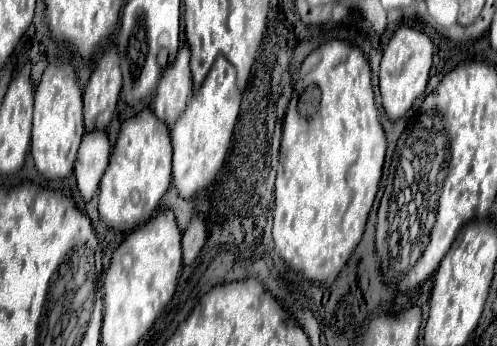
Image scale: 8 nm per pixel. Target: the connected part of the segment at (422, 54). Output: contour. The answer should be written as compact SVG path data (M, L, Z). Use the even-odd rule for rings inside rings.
M402 26L394 32L388 46L384 48L382 64L380 64L380 94L382 94L382 106L386 114L392 120L402 118L412 102L426 90L428 84L428 72L432 68L432 42L430 38L414 28Z

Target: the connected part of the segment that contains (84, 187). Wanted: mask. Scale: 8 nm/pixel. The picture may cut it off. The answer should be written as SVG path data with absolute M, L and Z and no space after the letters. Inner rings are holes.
M92 130L84 134L84 142L80 144L76 156L76 182L84 200L90 200L100 184L100 178L108 166L110 142L104 130Z

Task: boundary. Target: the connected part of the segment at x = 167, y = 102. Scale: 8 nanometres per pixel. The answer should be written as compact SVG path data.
M182 46L176 62L164 70L156 96L152 100L152 112L156 118L172 126L192 94L192 74L190 74L190 48Z

